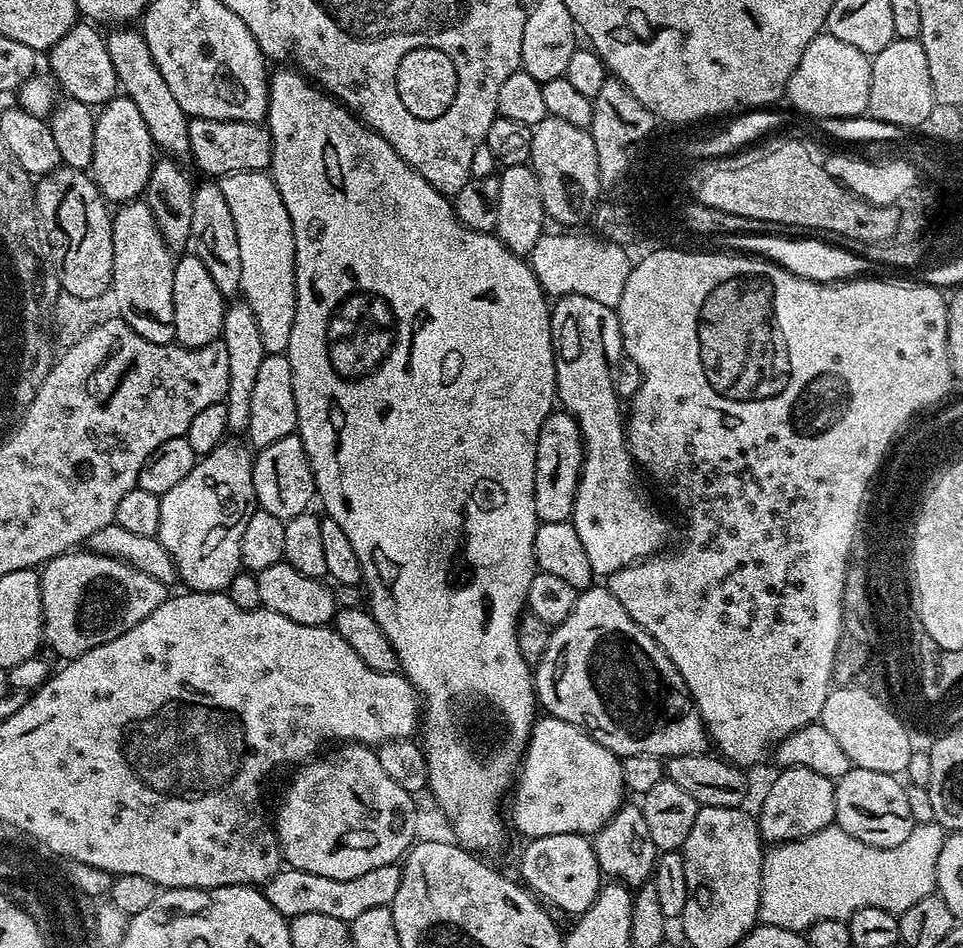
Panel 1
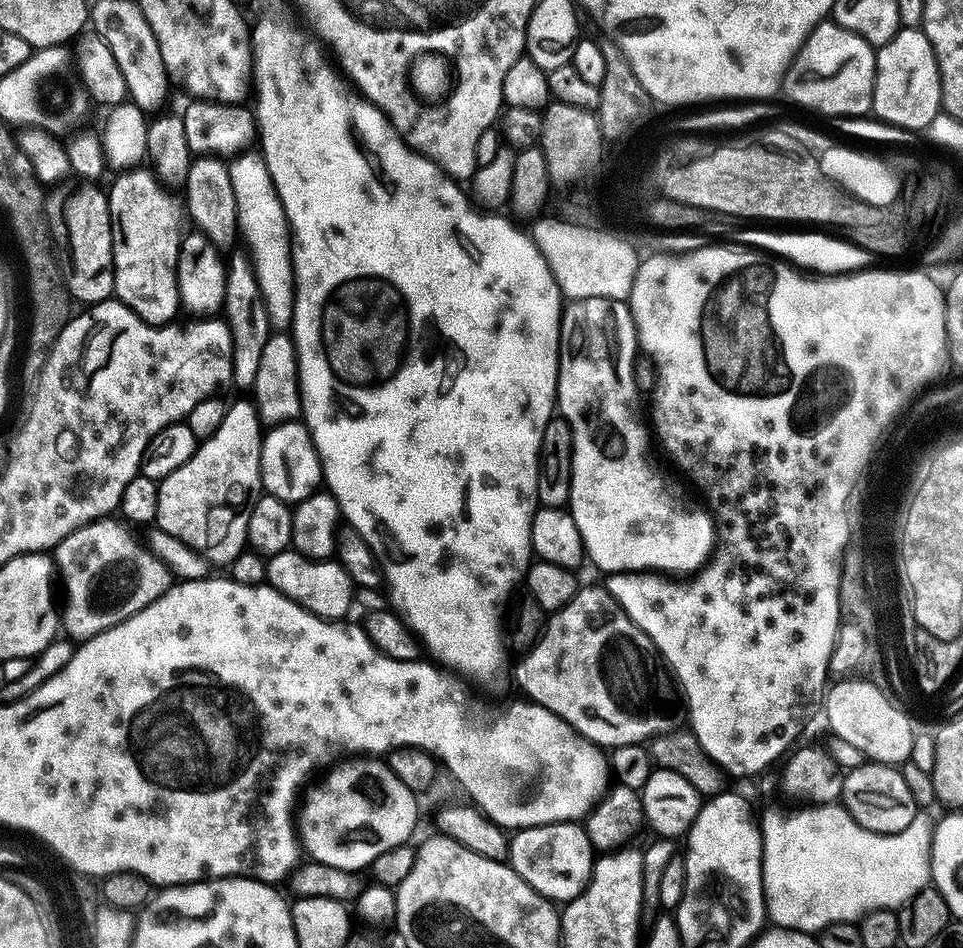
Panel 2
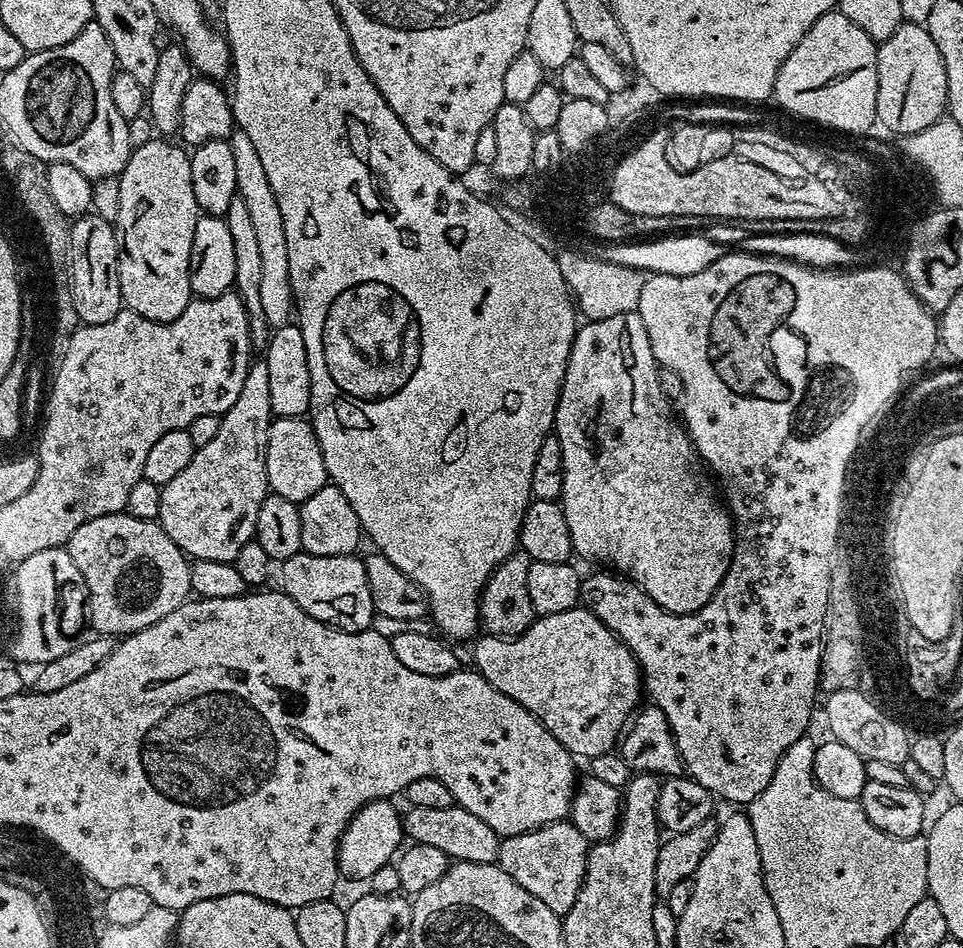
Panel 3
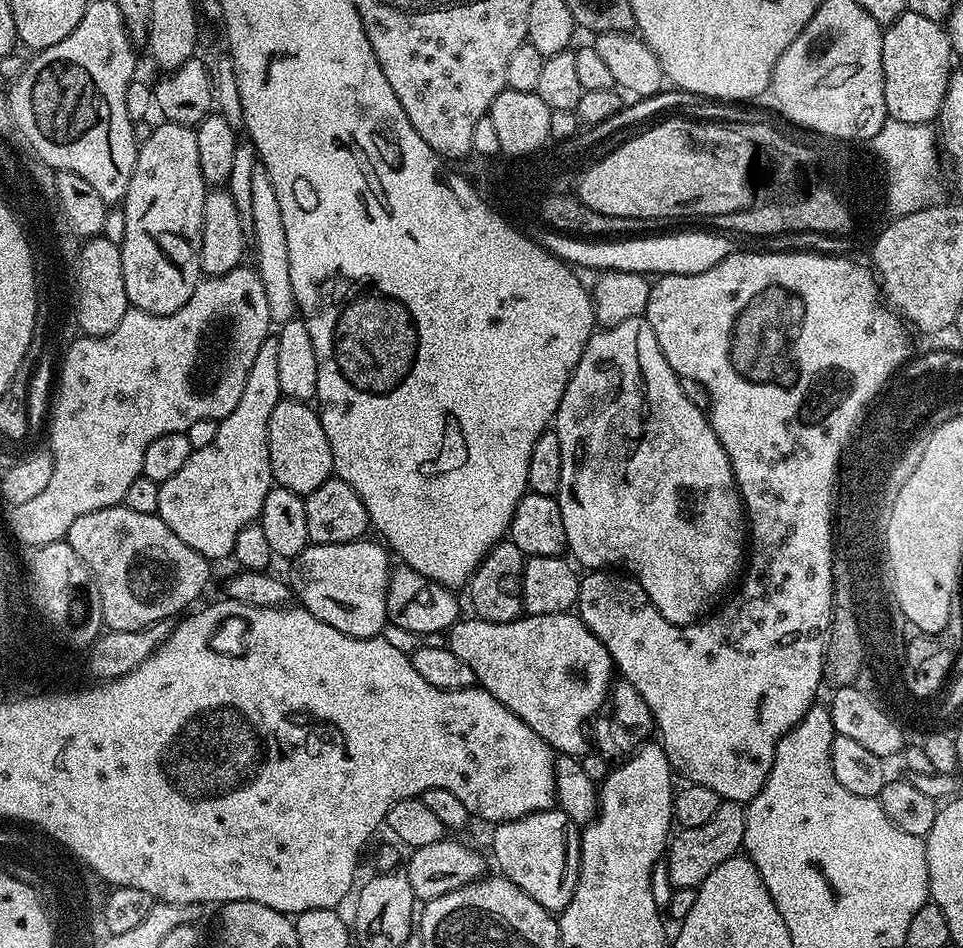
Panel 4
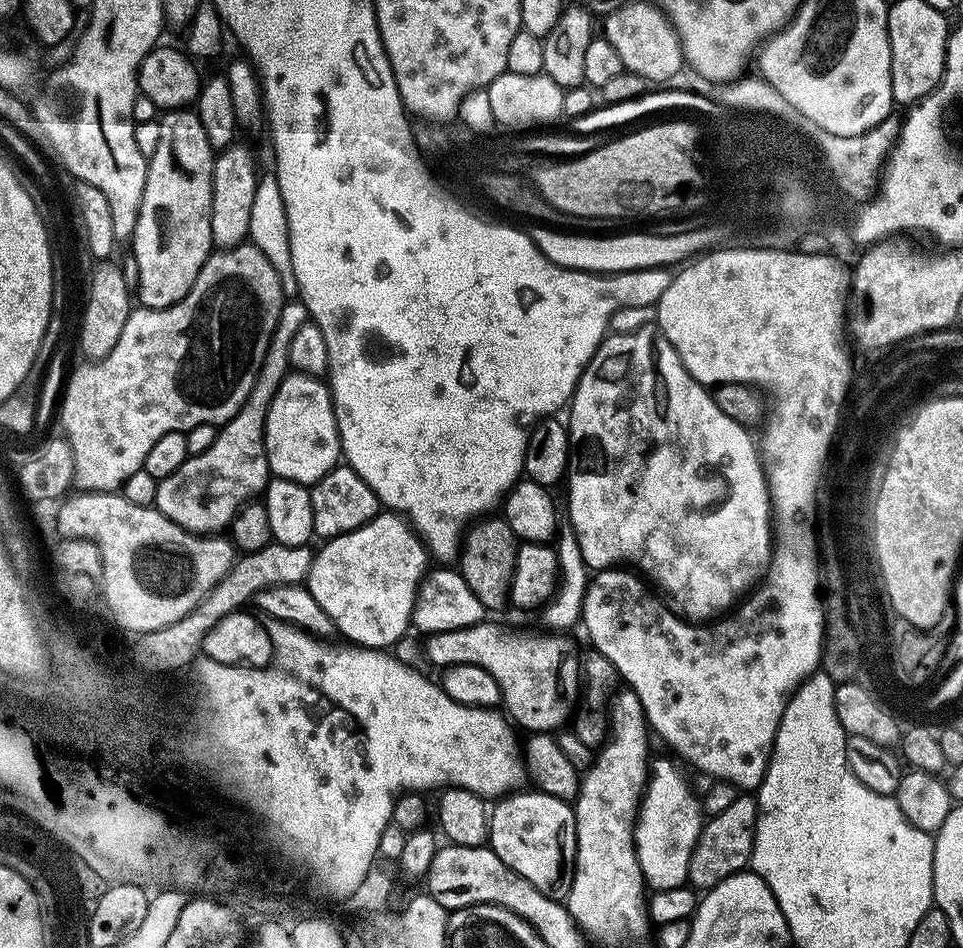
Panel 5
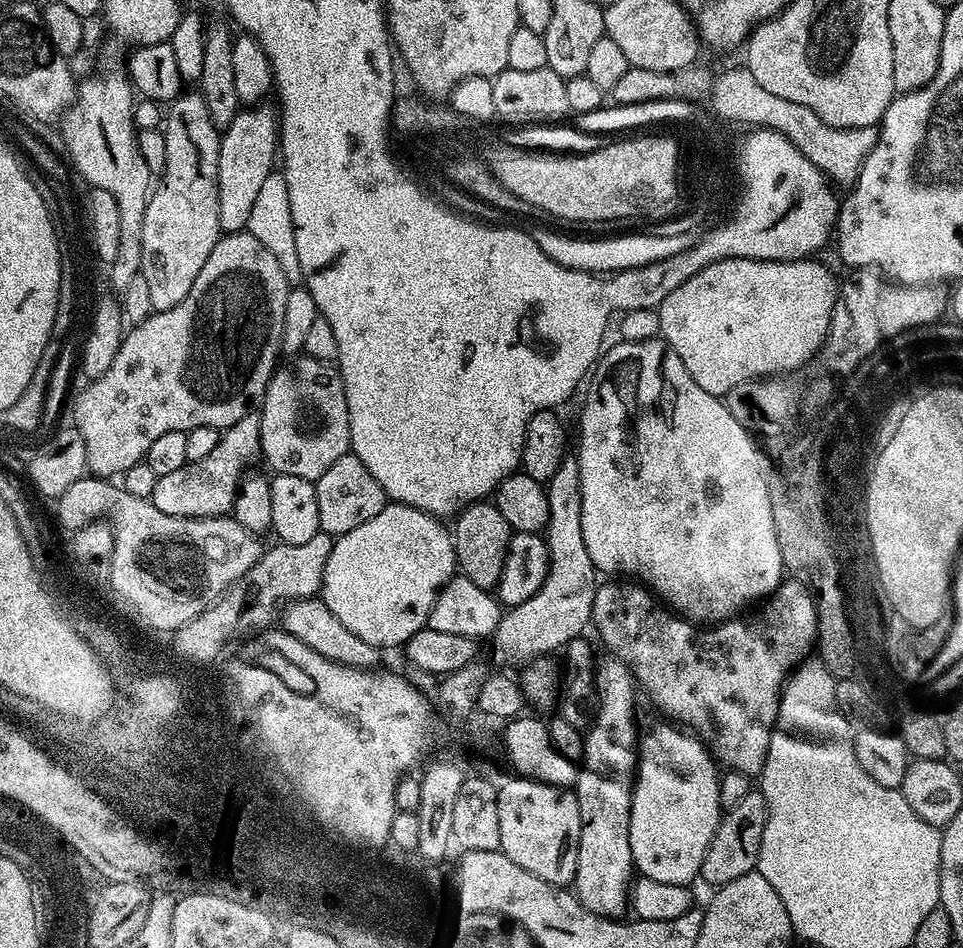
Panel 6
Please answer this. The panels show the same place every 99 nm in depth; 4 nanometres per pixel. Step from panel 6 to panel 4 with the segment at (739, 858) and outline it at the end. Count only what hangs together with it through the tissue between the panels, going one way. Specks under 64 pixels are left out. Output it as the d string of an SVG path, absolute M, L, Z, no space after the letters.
M724 800L718 806L714 818L710 818L710 822L702 822L702 826L694 826L693 828L680 828L671 837L666 849L666 867L673 889L697 889L720 863L735 857L744 848L745 811L743 803L735 800Z

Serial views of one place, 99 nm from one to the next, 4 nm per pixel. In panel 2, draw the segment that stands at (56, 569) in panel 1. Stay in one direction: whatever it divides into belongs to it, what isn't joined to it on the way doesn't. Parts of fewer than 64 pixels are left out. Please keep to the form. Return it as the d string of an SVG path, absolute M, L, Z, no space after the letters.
M116 518L96 520L74 530L54 550L54 564L58 576L64 579L64 592L68 595L68 605L62 608L62 628L73 636L68 635L73 641L89 640L123 624L138 610L155 603L174 583L166 565L158 562L127 530Z

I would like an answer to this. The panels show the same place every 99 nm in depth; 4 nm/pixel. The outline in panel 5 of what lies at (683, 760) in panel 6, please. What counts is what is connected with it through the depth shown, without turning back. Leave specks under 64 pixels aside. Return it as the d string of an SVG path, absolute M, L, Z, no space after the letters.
M668 760L655 761L650 774L646 803L636 821L636 857L644 875L645 885L652 892L685 887L688 862L702 827L701 803L692 797L686 781Z

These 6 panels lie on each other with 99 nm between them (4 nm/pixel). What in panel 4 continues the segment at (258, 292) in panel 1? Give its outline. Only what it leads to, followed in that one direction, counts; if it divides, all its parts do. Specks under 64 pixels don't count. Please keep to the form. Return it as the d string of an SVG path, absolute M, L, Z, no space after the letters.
M263 166L254 170L251 196L254 201L254 222L251 239L256 239L256 261L254 267L266 290L266 303L270 305L273 325L279 326L297 315L294 286L290 282L290 254L286 250L286 226L282 226L282 209L278 206L278 194L274 194L274 182Z

